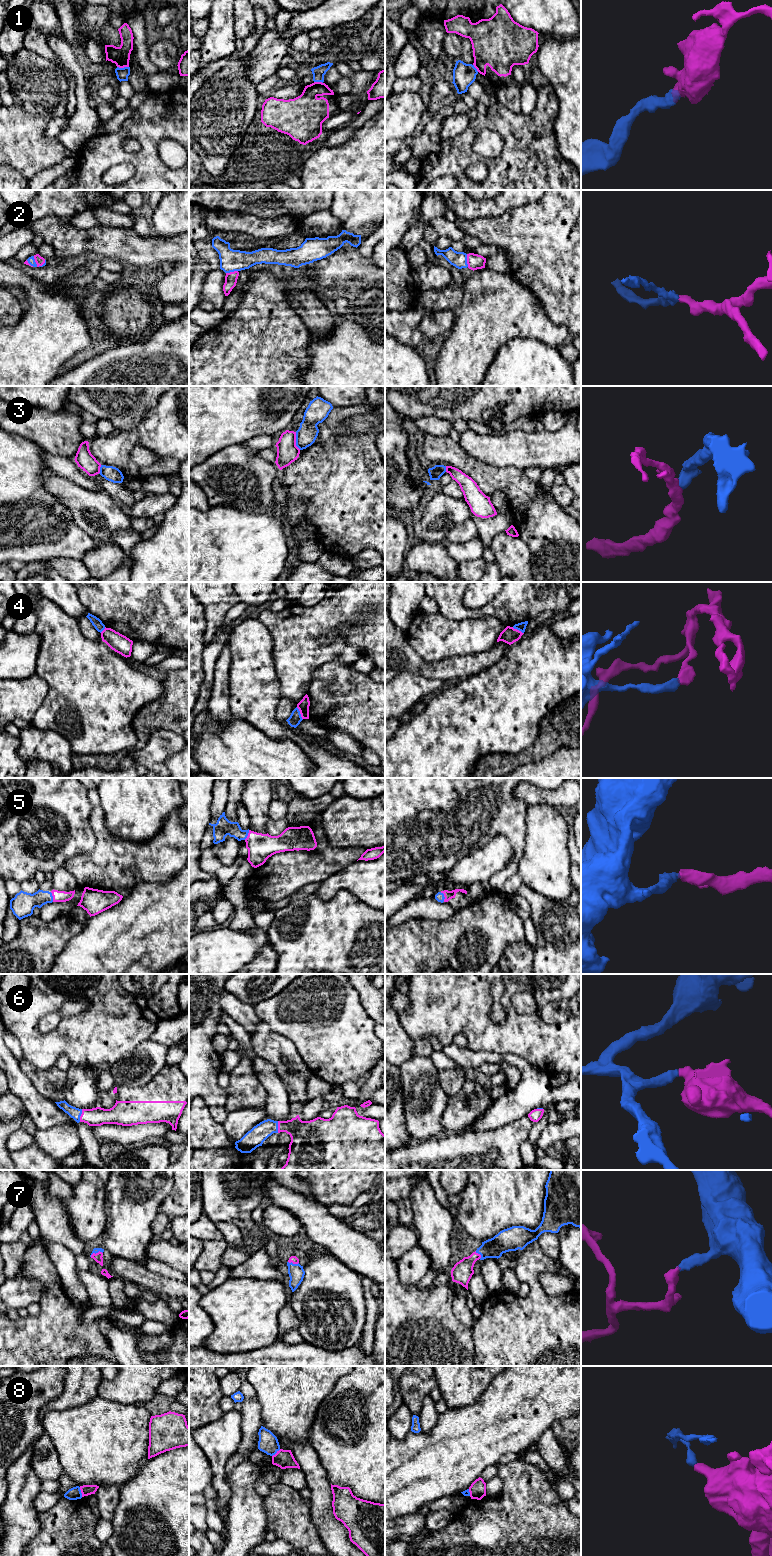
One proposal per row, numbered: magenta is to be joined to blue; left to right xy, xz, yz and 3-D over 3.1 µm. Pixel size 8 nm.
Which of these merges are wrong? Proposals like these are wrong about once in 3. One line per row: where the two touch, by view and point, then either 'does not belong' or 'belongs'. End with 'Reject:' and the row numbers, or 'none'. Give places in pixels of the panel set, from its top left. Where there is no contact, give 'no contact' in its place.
1: meets blue in xy at (124, 67); does not belong
2: meets blue in xy at (36, 265); belongs
3: meets blue in xz at (296, 441); does not belong
4: meets blue in xz at (299, 713); does not belong
5: meets blue in yz at (443, 896); belongs
6: meets blue in xy at (80, 1115); belongs
7: meets blue in xz at (292, 1263); belongs
8: meets blue in xy at (80, 1492); does not belong
Reject: 1, 3, 4, 8

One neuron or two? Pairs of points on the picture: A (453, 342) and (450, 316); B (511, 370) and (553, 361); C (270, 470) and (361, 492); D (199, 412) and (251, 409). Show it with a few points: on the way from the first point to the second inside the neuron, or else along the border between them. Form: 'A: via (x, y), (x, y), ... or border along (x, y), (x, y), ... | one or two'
A: border along (457, 312), (451, 330), (445, 335) | two
B: via (521, 370), (543, 370) | one
C: border along (280, 470), (278, 476) | two
D: via (212, 409), (238, 409) | one

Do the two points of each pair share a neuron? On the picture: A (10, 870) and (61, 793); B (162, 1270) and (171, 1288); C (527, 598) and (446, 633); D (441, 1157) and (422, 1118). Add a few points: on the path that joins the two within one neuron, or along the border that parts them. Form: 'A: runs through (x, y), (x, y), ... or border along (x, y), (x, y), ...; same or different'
A: runs through (38, 862), (54, 861), (66, 846), (69, 821); same
B: border along (144, 1265), (159, 1275), (174, 1278), (178, 1281); different
C: border along (458, 619), (498, 618), (504, 624); different
D: border along (445, 1134), (439, 1137), (414, 1141); different

